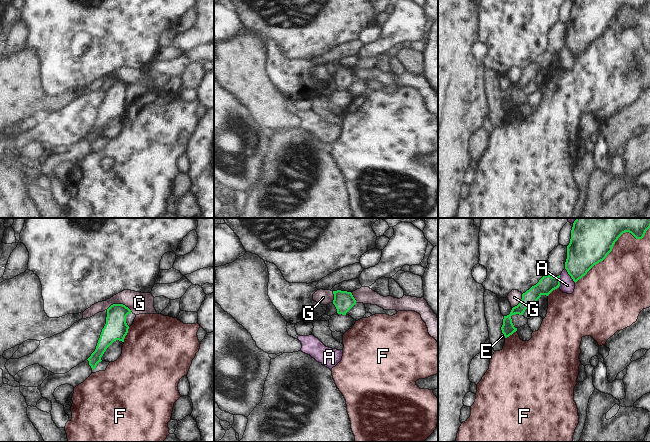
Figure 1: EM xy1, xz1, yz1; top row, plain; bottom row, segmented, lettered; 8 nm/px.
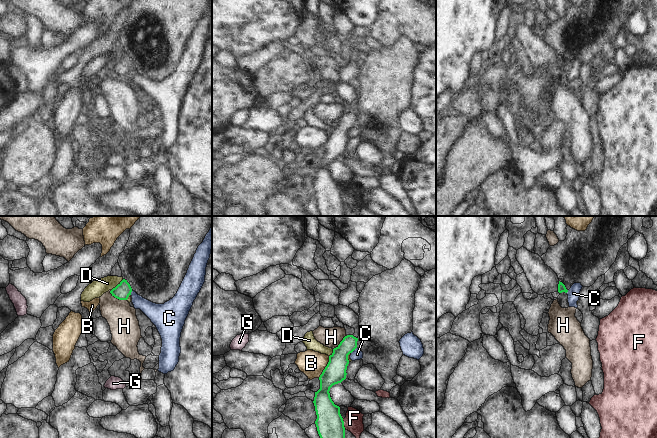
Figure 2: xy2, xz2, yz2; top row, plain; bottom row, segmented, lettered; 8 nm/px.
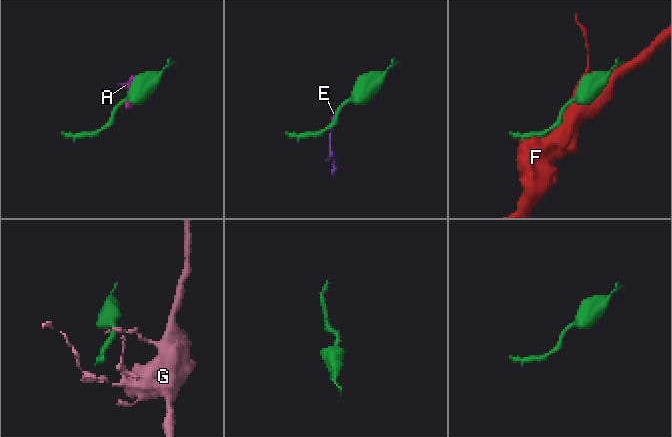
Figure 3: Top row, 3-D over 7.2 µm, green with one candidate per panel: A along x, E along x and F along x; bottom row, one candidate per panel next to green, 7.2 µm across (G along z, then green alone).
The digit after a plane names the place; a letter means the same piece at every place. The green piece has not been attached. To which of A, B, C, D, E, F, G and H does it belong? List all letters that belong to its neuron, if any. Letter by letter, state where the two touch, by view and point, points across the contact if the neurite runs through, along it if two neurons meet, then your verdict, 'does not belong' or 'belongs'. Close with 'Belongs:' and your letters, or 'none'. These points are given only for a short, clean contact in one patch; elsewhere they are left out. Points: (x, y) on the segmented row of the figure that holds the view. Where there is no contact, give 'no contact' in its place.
A: yz1 (569, 274) | does not belong
B: xz2 (325, 367) | along xz2 (329, 356), (327, 365), (318, 377) | does not belong
C: xz2 (354, 349) | along xz2 (356, 347), (351, 353) | does not belong
D: xy2 (118, 284) | along xy2 (123, 279), (111, 290) | does not belong
E: yz1 (504, 335) | along yz1 (502, 332), (505, 337) | does not belong
F: yz1 (613, 245) | does not belong
G: xy1 (119, 304) | along xy1 (106, 309), (113, 304), (124, 304), (132, 312) | does not belong
H: xy2 (118, 298) | along xy2 (109, 291), (115, 297), (126, 300) | does not belong
Belongs: none

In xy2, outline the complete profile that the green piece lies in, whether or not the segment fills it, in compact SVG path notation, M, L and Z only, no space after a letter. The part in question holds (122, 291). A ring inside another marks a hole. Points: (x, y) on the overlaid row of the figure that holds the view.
M123 279L110 293L119 300L127 300L131 295L132 288L127 280Z

